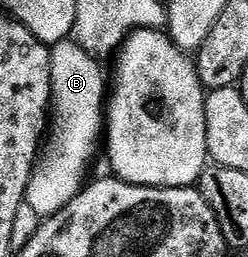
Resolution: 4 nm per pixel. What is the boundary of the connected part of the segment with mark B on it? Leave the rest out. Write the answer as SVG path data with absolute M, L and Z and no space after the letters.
M71 38L66 40L60 40L58 43L51 45L50 48L52 54L52 98L54 103L54 122L56 118L56 125L51 125L50 128L50 136L52 132L52 142L47 143L45 152L43 155L39 157L38 163L32 173L32 181L28 183L28 195L26 197L26 208L33 212L34 215L40 216L39 218L47 218L53 216L55 212L58 210L62 210L73 200L74 197L80 193L80 189L82 187L83 181L82 178L84 176L84 171L88 168L88 163L92 160L92 154L96 148L96 140L98 138L98 132L102 130L102 119L106 110L106 76L104 80L104 72L100 69L101 61L97 59L97 57L92 56L86 50L82 48L82 46L78 45Z

